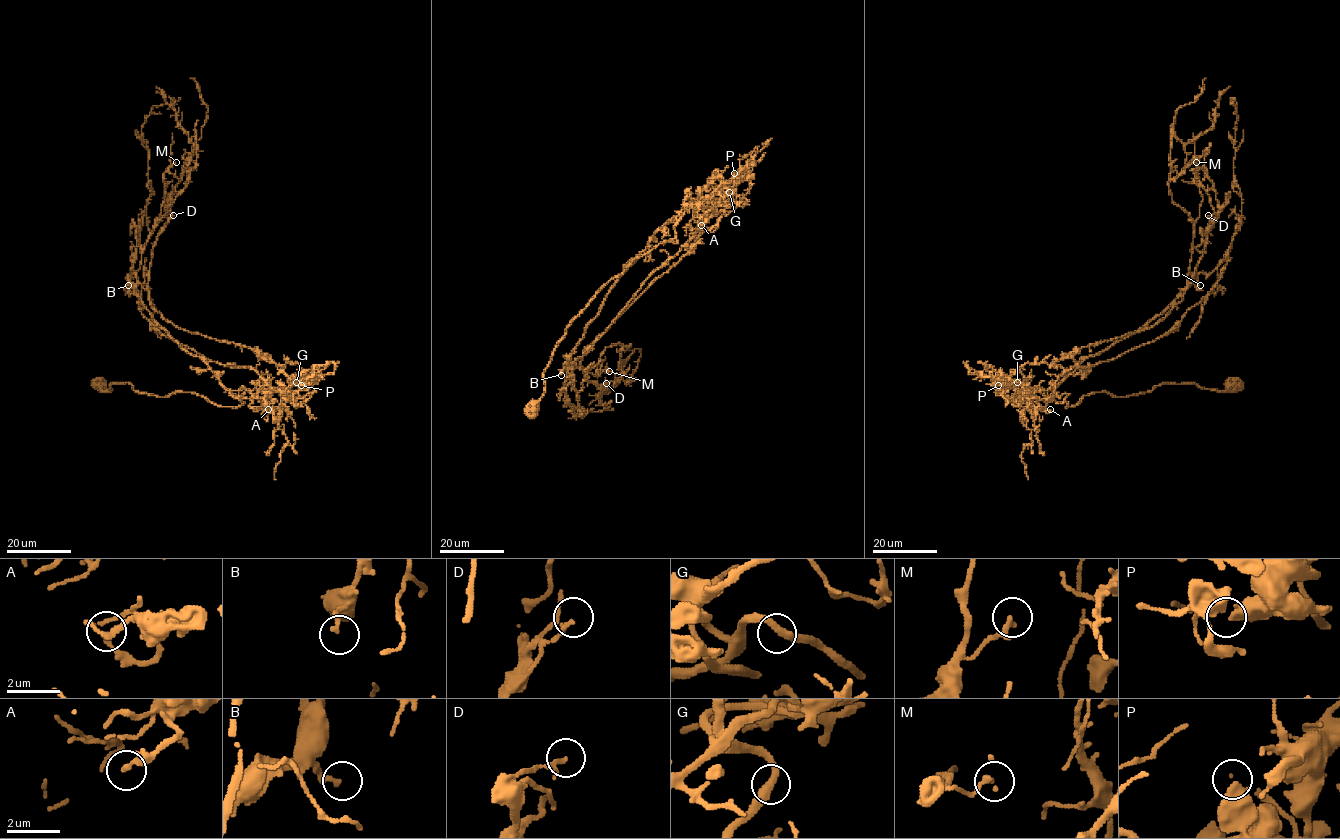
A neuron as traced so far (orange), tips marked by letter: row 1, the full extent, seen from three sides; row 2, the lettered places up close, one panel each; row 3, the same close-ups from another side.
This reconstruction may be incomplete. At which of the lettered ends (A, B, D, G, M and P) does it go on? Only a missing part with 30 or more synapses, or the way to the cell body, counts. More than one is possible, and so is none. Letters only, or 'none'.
none

